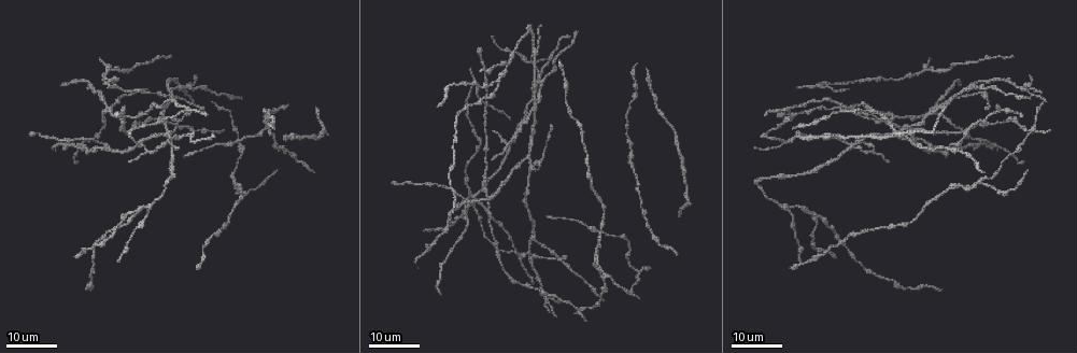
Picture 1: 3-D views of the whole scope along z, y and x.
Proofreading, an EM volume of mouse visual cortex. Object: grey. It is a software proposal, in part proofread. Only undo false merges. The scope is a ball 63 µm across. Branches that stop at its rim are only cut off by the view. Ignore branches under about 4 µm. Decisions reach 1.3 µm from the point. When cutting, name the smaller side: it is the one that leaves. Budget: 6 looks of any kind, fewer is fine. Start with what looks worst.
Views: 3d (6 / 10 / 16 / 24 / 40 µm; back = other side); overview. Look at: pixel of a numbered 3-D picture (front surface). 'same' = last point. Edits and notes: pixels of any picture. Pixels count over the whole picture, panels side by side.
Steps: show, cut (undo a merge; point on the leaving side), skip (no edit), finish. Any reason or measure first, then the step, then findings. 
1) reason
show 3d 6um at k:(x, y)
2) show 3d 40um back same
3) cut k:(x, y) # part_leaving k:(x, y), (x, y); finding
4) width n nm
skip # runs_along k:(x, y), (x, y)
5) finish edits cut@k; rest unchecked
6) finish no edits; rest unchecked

three-way junction
show 3d 24um at 1:(145, 153)

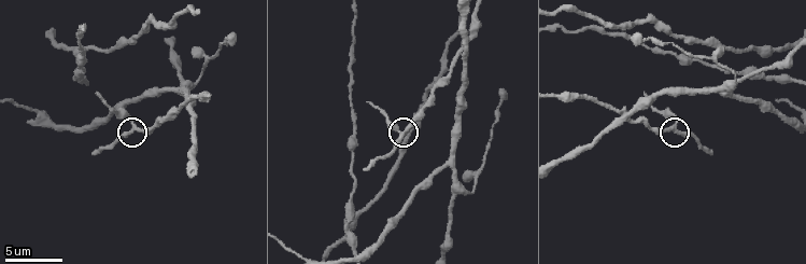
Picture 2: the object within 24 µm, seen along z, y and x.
show 3d 6um at 2:(405, 132)

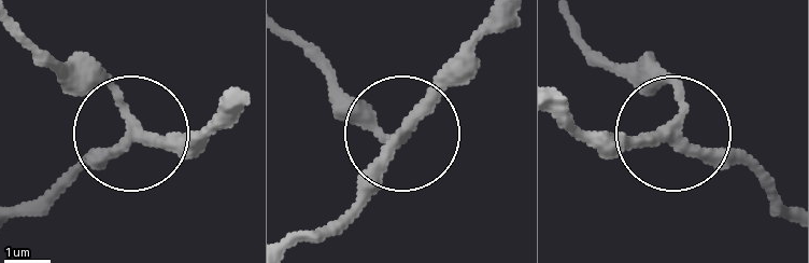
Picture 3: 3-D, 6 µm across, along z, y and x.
skip # runs_along 3:(556, 111), (592, 130), (668, 126), (684, 96), (653, 53); continuous, no second neuron

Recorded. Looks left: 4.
a fork
show 3d 24um at 1:(809, 212)

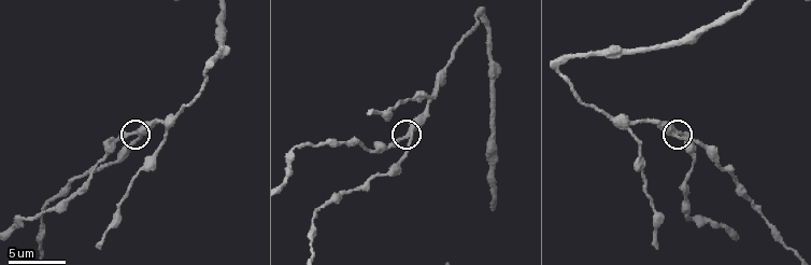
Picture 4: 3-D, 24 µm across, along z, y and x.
closer look
show 3d 10um at 4:(676, 135)

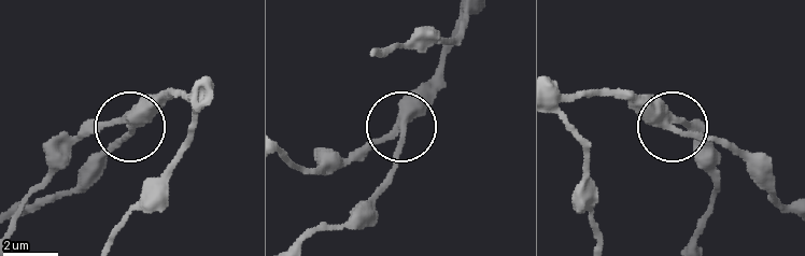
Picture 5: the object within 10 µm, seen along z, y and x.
side_arm 20 um
skip # runs_along 5:(554, 88), (631, 93), (665, 121), (689, 121), (705, 132); continuous, no second neuron

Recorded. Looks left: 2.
three-way junction
show 3d 24um at 1:(185, 110)

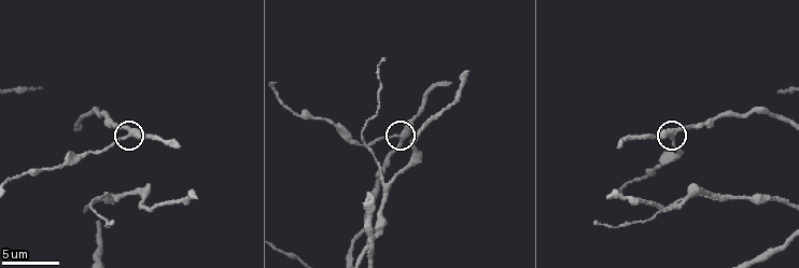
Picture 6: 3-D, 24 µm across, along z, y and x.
show 3d 6um at 6:(399, 135)

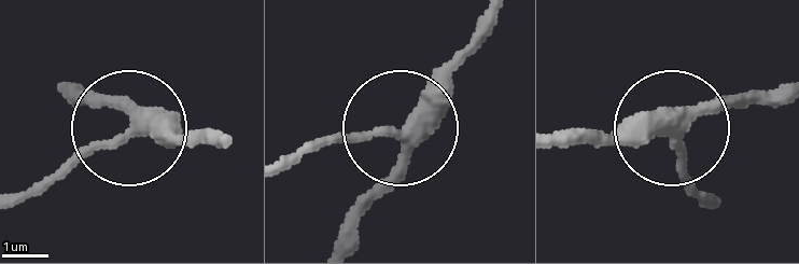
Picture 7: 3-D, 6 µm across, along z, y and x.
arms 3
skip # one neuron here

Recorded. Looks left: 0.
finish no edits; rest unchecked

